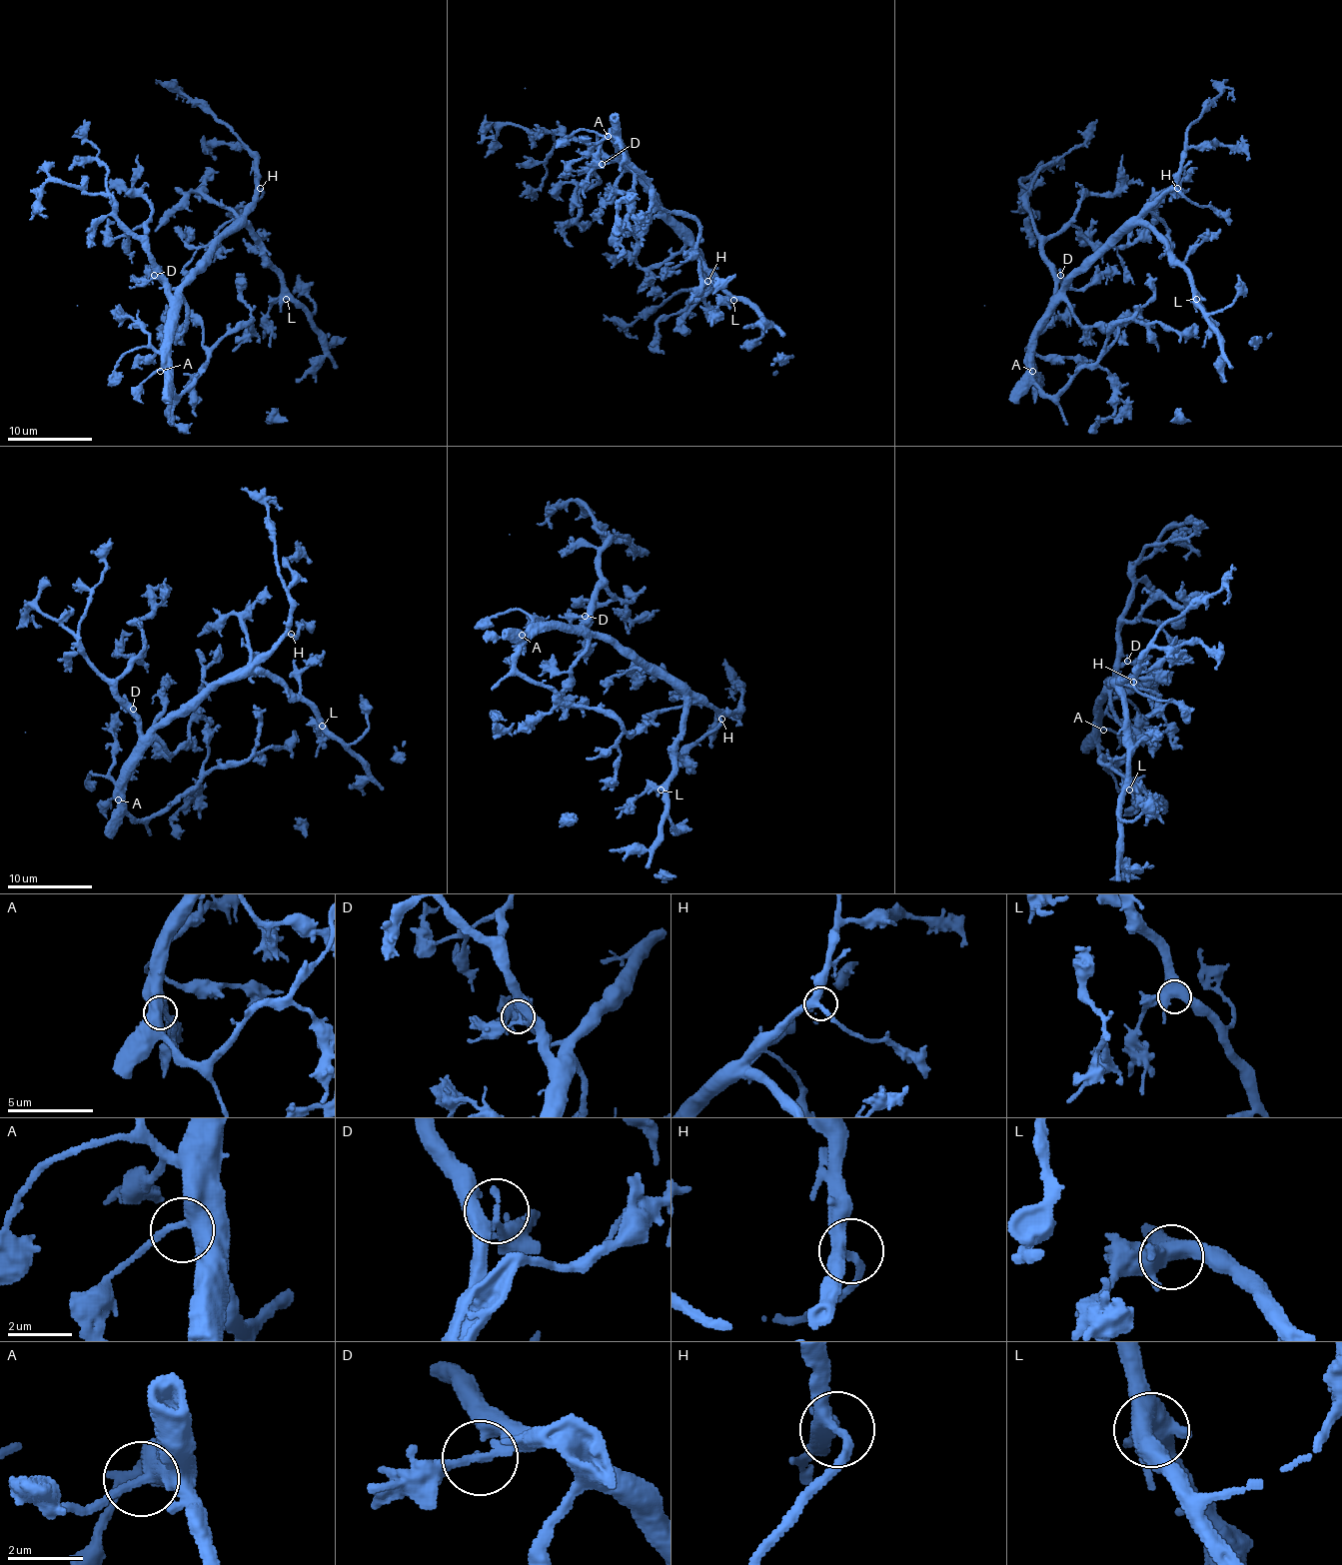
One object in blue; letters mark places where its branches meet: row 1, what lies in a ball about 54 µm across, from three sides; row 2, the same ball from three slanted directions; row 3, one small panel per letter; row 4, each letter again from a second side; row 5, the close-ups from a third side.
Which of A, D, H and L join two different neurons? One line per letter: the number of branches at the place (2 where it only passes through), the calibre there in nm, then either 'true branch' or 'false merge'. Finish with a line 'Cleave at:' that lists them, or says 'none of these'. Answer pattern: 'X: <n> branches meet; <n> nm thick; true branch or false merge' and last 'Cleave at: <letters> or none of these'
A: 2 branches meet; 400 nm thick; true branch
D: 2 branches meet; 240 nm thick; true branch
H: 3 branches meet; 320 nm thick; true branch
L: 5 branches meet; 550 nm thick; true branch
Cleave at: none of these

